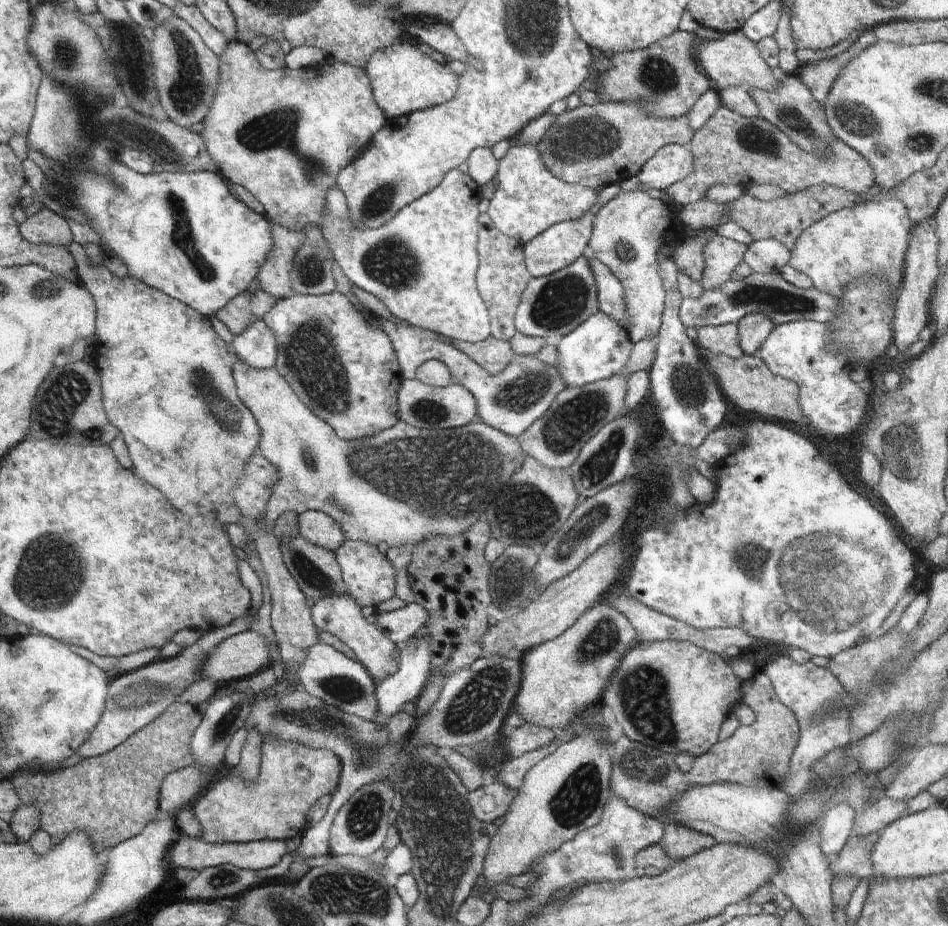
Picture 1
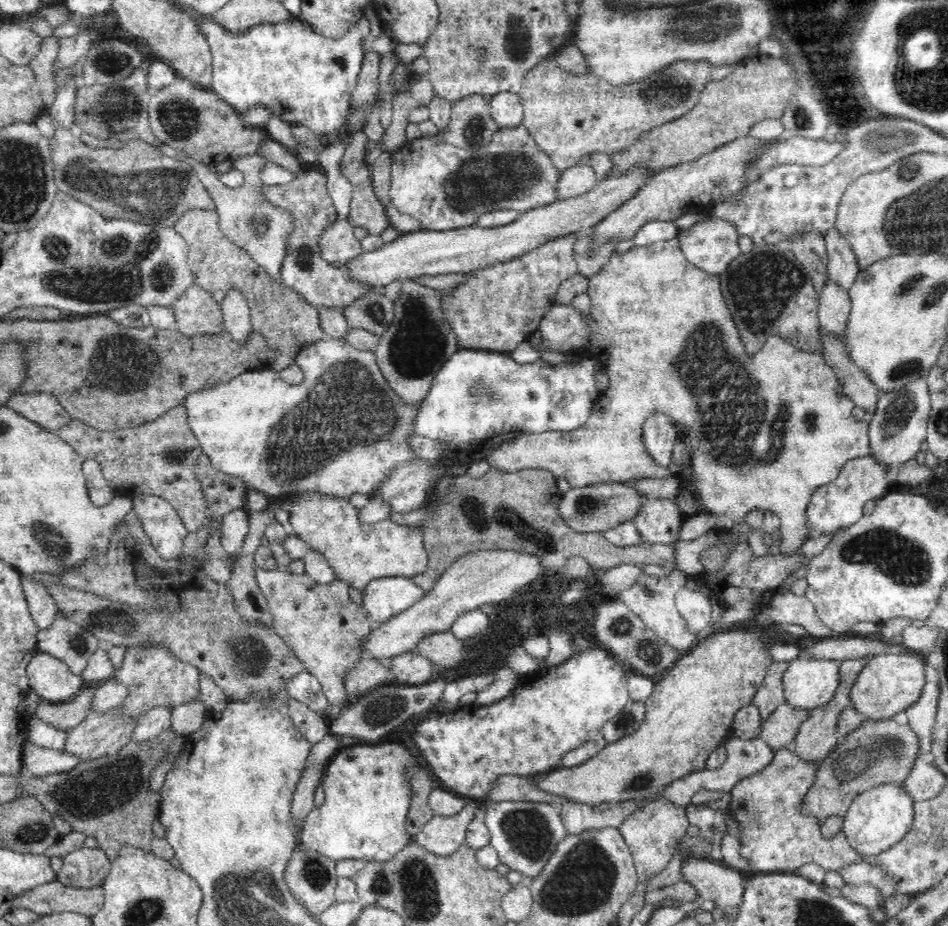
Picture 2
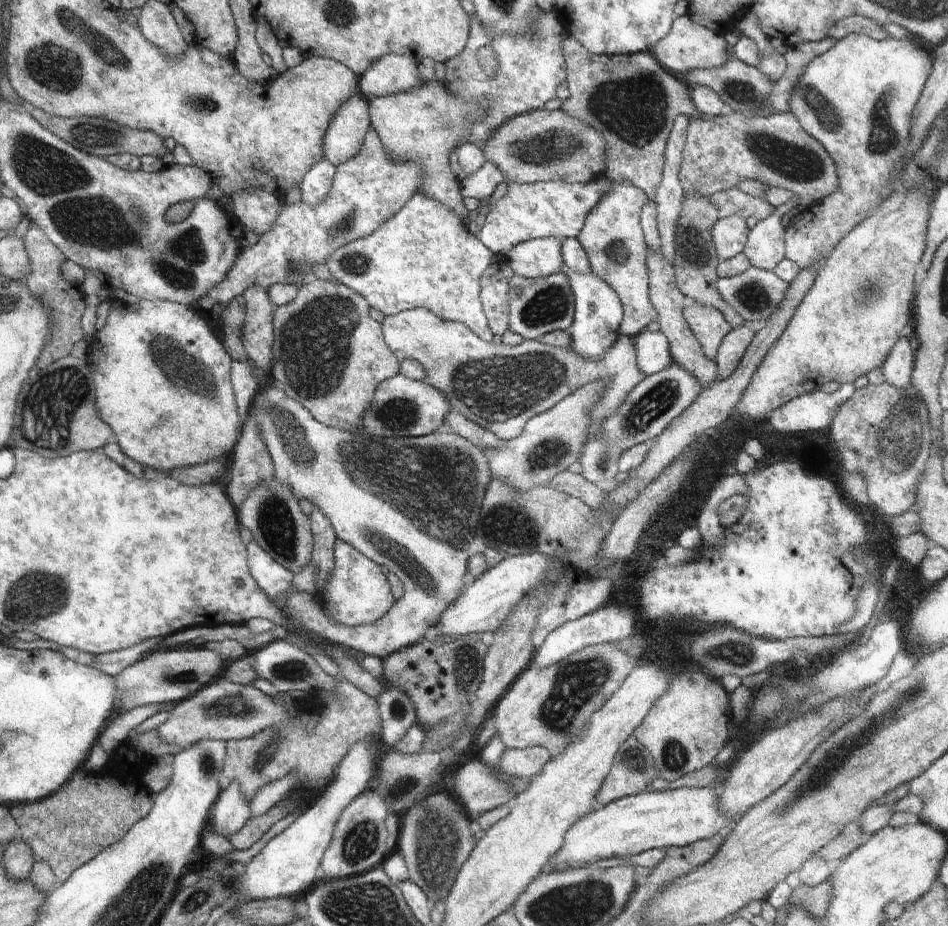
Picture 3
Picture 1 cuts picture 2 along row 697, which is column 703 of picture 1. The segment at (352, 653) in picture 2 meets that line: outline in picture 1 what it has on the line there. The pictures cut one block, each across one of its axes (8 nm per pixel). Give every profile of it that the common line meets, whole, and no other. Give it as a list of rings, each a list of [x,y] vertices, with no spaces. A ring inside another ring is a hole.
[[[737,324],[707,325],[699,327],[697,343],[710,353],[725,355],[732,359],[738,359],[742,353],[739,346]]]

